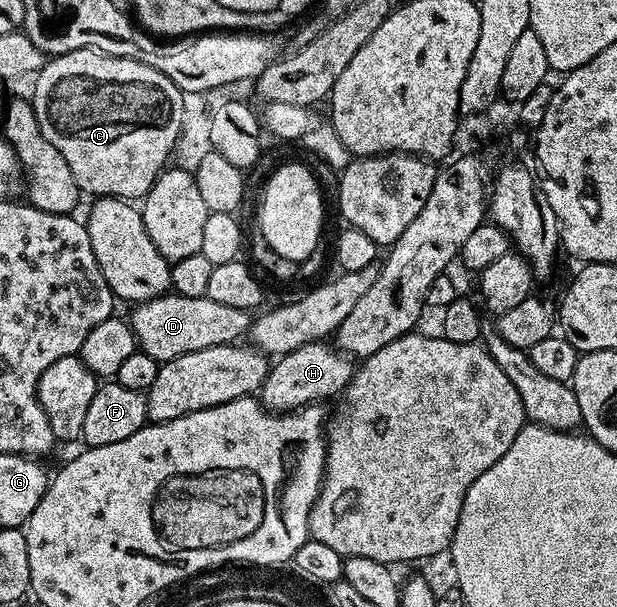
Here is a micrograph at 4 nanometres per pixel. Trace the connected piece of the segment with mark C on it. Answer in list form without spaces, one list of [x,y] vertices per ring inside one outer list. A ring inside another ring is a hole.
[[[77,50],[76,52],[68,52],[67,54],[55,54],[43,64],[41,72],[33,75],[32,83],[33,82],[34,95],[32,95],[32,101],[34,104],[34,115],[40,124],[40,132],[44,132],[44,136],[48,136],[49,142],[56,147],[56,152],[60,152],[60,156],[64,156],[64,161],[67,162],[68,168],[72,168],[72,176],[76,176],[76,184],[78,185],[79,191],[81,191],[83,195],[90,194],[89,196],[101,196],[103,198],[124,198],[127,200],[141,200],[145,198],[147,192],[152,188],[154,181],[158,179],[158,175],[161,174],[163,170],[167,169],[168,162],[166,162],[166,160],[169,158],[170,153],[173,152],[174,145],[178,142],[178,137],[182,134],[182,121],[186,118],[187,102],[182,89],[172,80],[168,80],[168,76],[156,72],[156,68],[148,68],[148,64],[140,64],[136,60],[128,60],[127,58],[121,58],[120,56],[108,56],[107,54],[101,54],[98,50]]]

